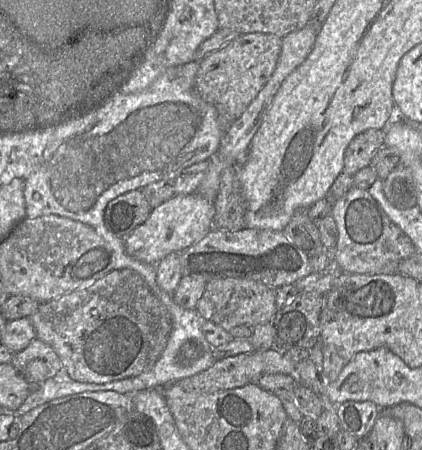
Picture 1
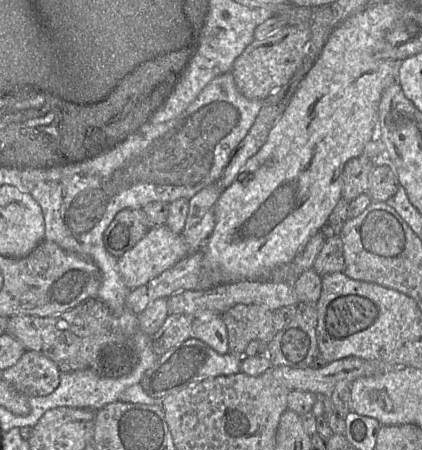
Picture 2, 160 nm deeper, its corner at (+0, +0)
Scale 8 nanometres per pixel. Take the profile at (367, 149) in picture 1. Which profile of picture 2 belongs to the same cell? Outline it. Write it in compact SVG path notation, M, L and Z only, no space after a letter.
M364 154L350 159L342 172L342 198L351 202L368 193L369 175L374 167L375 163Z

